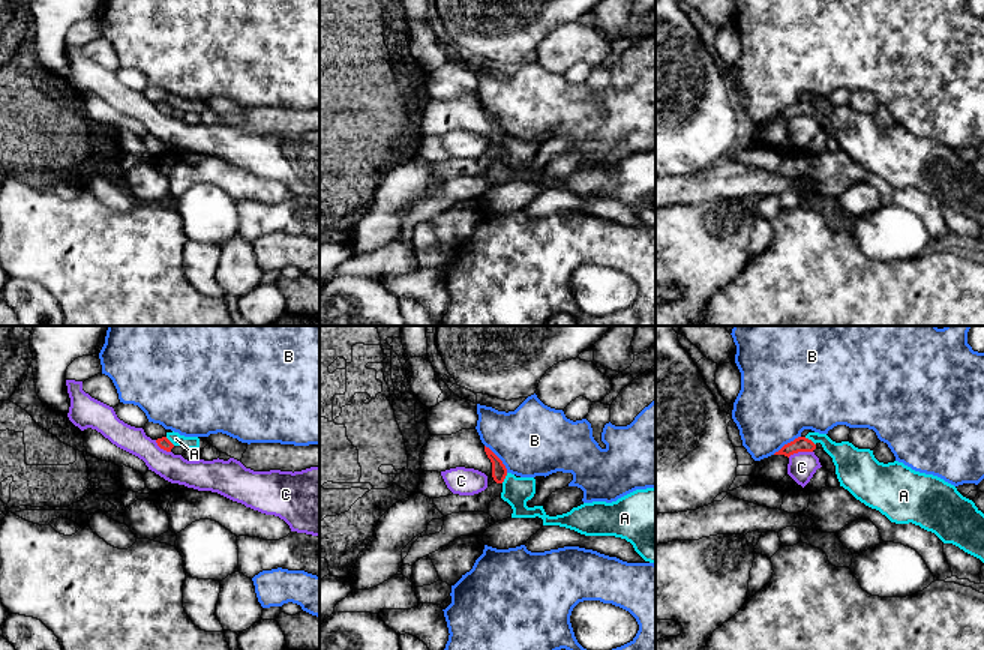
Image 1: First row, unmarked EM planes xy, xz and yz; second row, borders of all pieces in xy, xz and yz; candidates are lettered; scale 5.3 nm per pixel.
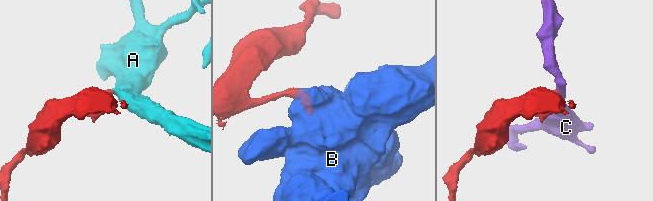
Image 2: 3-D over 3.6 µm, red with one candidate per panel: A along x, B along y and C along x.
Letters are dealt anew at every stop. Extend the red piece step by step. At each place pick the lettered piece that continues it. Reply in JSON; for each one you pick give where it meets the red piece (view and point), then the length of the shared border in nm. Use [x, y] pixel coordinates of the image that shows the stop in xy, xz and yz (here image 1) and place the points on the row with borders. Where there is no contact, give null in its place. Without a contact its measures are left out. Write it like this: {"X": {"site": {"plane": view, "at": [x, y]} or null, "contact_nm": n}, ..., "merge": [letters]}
{"merge": []}

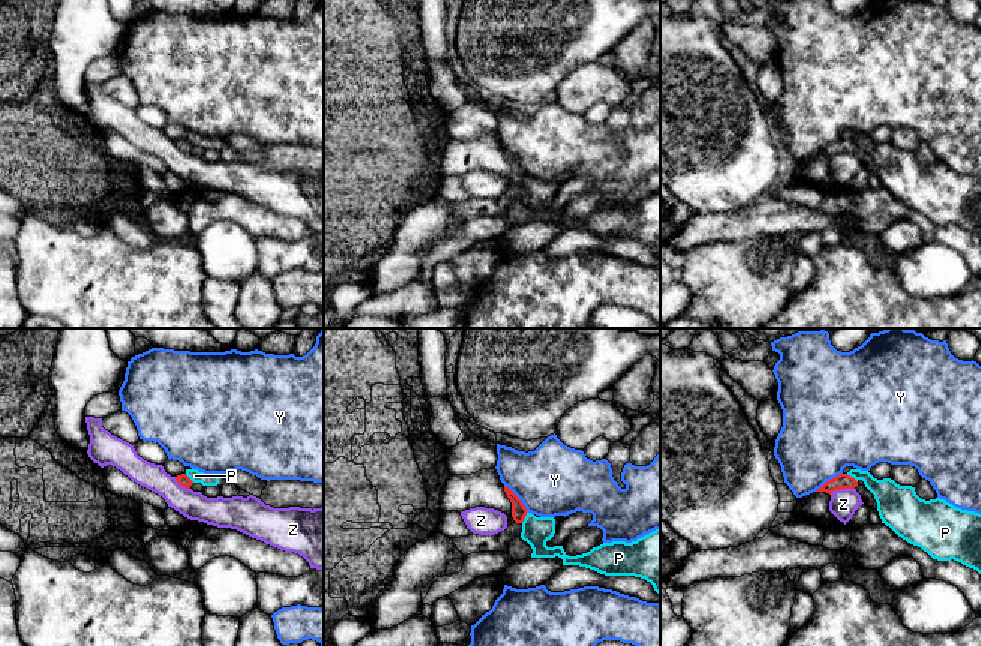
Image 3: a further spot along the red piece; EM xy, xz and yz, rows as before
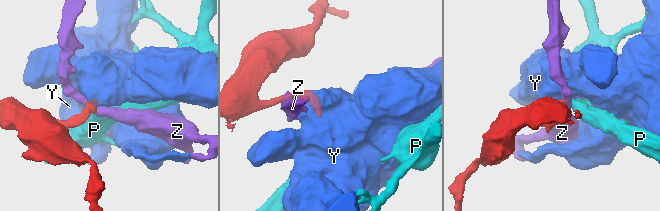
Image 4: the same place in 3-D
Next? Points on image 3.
{"merge": []}

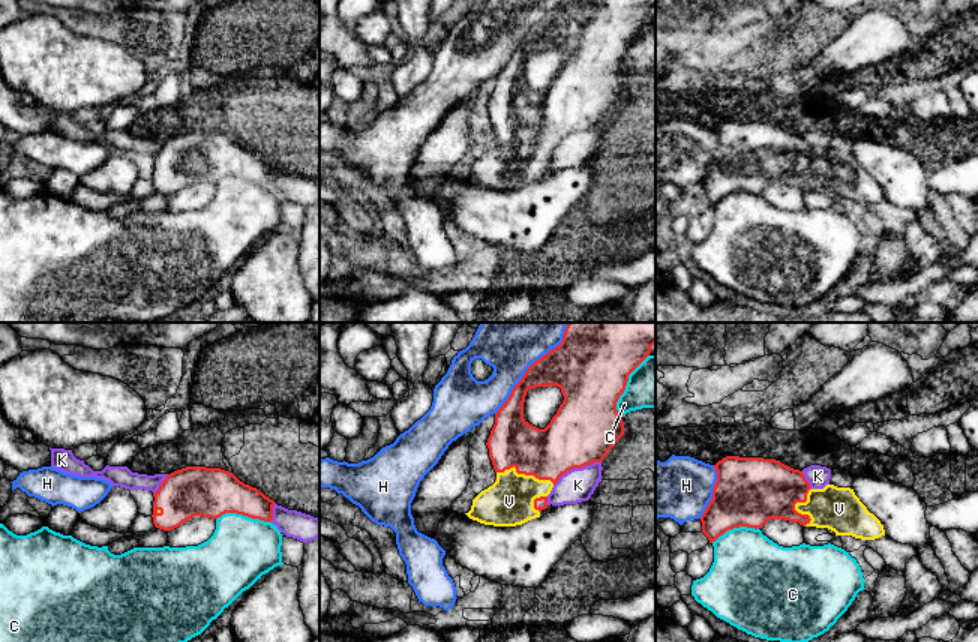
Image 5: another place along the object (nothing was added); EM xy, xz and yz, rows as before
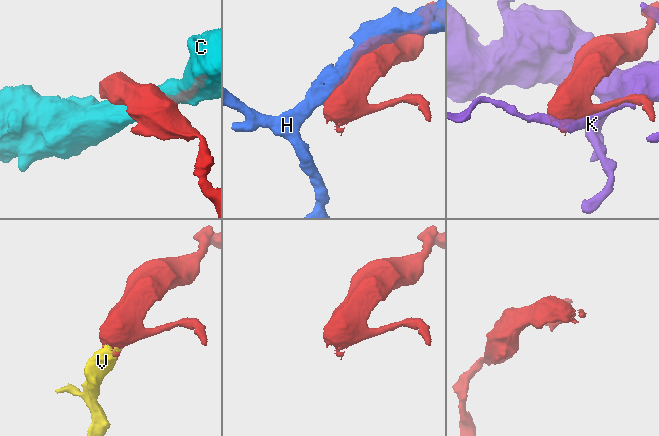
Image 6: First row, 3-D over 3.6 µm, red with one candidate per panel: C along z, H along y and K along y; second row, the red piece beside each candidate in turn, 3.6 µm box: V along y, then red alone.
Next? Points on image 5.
{"V": {"site": {"plane": "xz", "at": [525, 474]}, "contact_nm": 320}, "merge": ["V"]}

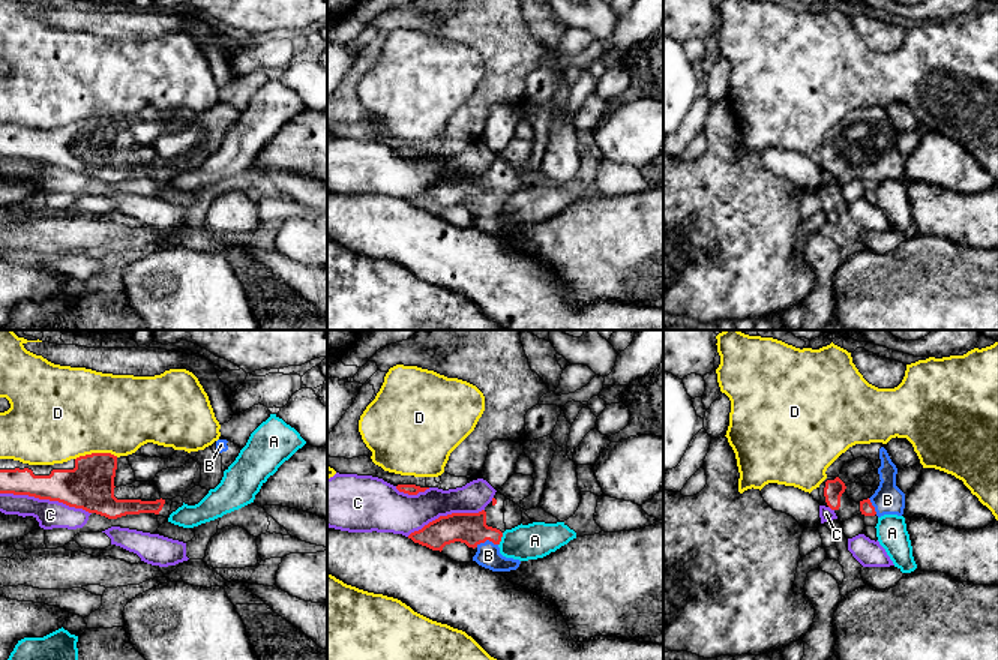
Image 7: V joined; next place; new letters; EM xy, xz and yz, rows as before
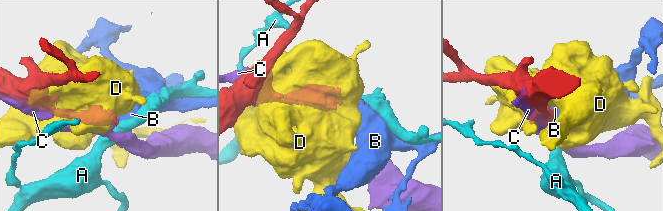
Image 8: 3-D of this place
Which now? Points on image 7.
{"B": {"site": {"plane": "xz", "at": [486, 539]}, "contact_nm": 120}, "merge": ["B"]}

